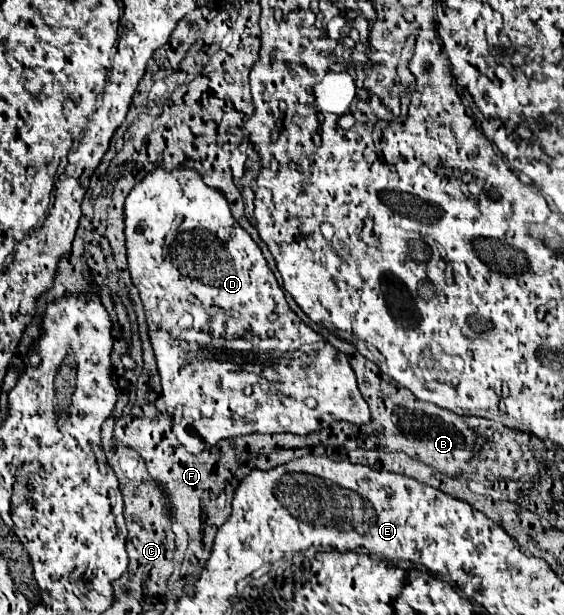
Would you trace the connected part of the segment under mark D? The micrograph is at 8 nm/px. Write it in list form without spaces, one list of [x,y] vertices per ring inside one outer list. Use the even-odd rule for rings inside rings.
[[[154,169],[128,195],[124,215],[126,215],[128,267],[130,267],[132,281],[138,287],[140,299],[142,299],[144,309],[146,309],[146,321],[150,327],[150,339],[152,339],[152,347],[154,347],[154,355],[156,355],[156,363],[158,363],[158,373],[162,377],[162,393],[164,393],[166,409],[174,419],[176,437],[182,441],[182,445],[190,453],[200,453],[208,447],[214,447],[220,439],[238,437],[238,435],[250,435],[250,433],[308,435],[312,431],[320,431],[324,427],[330,427],[334,421],[348,421],[354,425],[364,425],[370,421],[370,409],[358,391],[356,375],[350,369],[348,357],[344,353],[340,353],[336,347],[332,347],[322,335],[318,335],[306,323],[302,323],[300,317],[290,309],[290,305],[286,303],[284,291],[280,289],[274,273],[270,271],[260,247],[242,229],[242,225],[238,225],[238,221],[234,219],[234,215],[230,211],[226,197],[222,193],[218,193],[218,189],[208,187],[194,169],[174,169],[174,171]],[[184,315],[192,317],[190,331],[180,325],[180,319]]]

